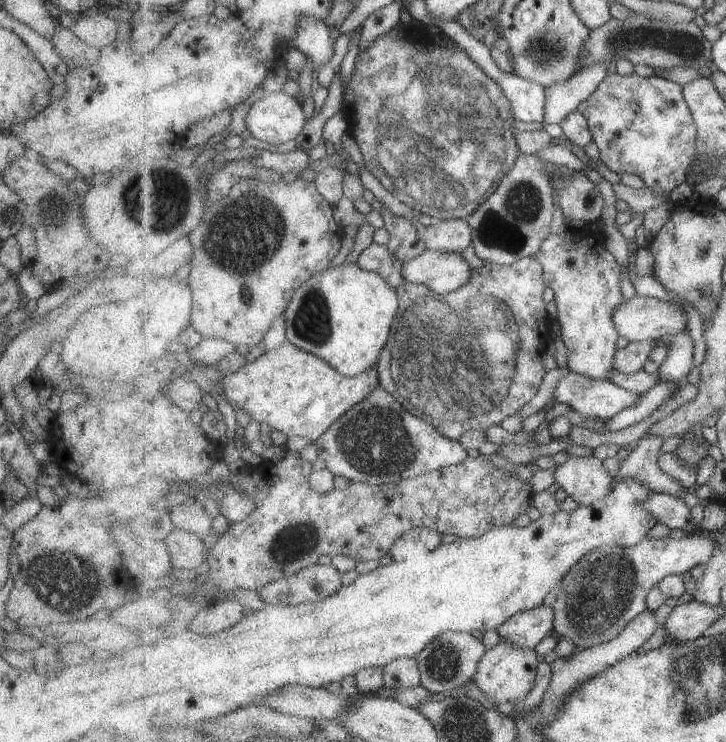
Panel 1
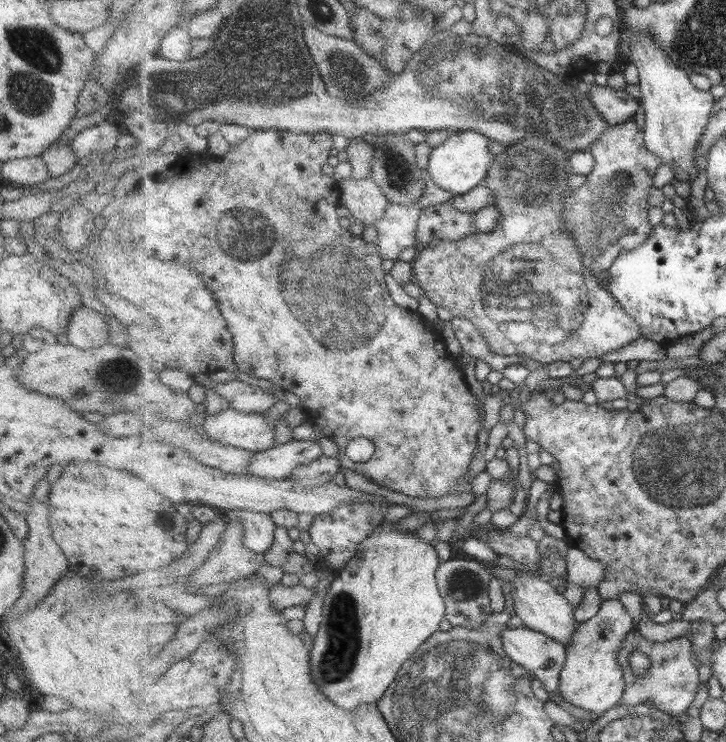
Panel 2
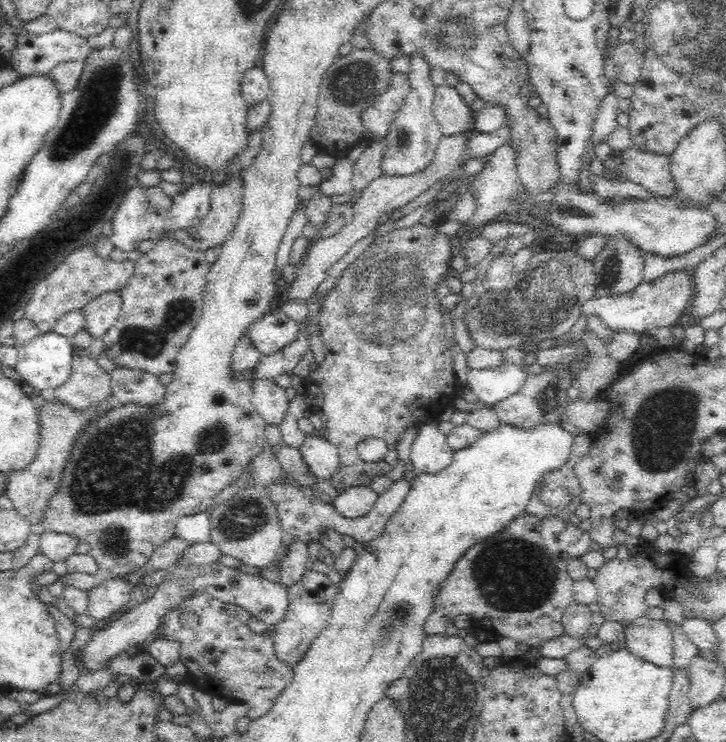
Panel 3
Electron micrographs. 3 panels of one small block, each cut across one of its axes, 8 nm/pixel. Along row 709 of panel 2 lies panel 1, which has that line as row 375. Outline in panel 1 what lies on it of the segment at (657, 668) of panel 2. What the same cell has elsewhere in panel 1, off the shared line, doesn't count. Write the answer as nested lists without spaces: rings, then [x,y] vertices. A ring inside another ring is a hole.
[[[685,330],[673,336],[661,338],[661,342],[669,344],[669,356],[665,364],[659,370],[659,383],[673,384],[673,386],[682,386],[685,384],[685,377],[691,374],[693,370],[693,356],[695,356],[695,342],[693,336]]]

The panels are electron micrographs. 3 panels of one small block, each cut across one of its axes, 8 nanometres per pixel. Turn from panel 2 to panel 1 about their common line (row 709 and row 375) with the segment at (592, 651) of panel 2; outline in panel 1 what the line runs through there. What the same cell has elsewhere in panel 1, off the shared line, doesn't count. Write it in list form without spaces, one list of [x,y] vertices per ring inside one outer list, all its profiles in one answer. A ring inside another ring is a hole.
[[[587,226],[579,229],[567,229],[561,233],[551,233],[536,252],[536,258],[544,266],[545,282],[555,292],[561,337],[568,349],[566,362],[571,373],[585,374],[593,380],[609,380],[615,368],[615,352],[620,332],[613,320],[613,312],[625,302],[621,294],[621,264],[605,246],[603,232],[593,232]]]

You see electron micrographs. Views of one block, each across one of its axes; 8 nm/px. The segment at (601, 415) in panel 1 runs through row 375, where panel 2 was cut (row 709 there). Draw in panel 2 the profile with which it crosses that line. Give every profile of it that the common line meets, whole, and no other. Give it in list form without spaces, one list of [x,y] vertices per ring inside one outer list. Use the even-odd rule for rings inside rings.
[[[526,626],[503,629],[503,639],[505,652],[513,661],[519,663],[519,665],[531,672],[534,678],[541,682],[543,688],[545,688],[549,694],[557,695],[561,708],[567,710],[569,714],[575,716],[580,722],[589,721],[593,724],[593,722],[601,716],[601,714],[597,714],[597,712],[589,712],[589,710],[585,710],[585,708],[574,706],[571,702],[567,702],[567,700],[563,698],[563,694],[561,694],[560,676],[568,660],[564,643],[557,642],[557,640],[551,638],[551,636],[537,632],[536,630],[531,630]]]

